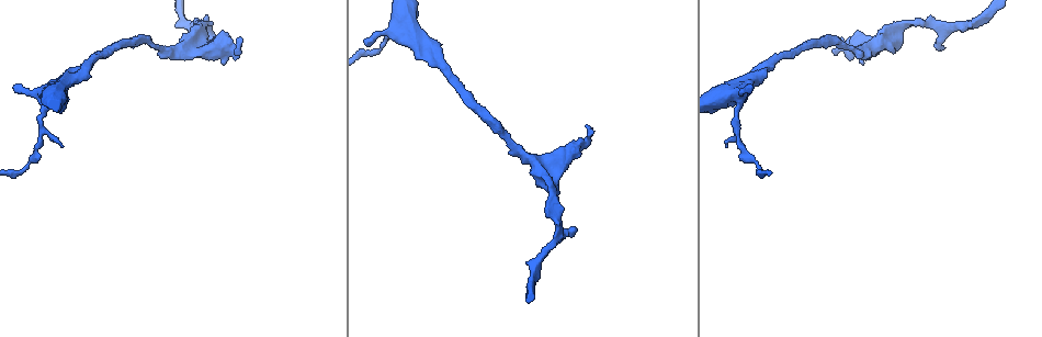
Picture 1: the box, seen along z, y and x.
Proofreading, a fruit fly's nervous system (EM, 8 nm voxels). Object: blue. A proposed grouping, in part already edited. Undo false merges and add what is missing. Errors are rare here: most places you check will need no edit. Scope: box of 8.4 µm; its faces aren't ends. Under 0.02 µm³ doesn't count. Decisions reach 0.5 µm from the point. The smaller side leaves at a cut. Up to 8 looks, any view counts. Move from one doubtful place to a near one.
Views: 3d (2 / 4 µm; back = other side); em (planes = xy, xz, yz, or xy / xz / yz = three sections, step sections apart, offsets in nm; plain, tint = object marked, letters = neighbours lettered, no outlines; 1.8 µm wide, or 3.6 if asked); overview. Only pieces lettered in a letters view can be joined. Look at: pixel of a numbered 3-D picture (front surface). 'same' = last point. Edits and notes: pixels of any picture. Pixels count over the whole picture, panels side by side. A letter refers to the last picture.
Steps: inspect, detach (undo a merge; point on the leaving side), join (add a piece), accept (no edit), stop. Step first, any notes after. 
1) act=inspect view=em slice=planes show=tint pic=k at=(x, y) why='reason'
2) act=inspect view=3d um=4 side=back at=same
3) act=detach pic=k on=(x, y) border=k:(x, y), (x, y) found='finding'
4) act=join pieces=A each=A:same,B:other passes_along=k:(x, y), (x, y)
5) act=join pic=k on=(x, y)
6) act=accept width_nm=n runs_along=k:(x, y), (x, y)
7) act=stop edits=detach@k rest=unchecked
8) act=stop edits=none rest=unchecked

act=inspect view=em um=3.6 slice=planes show=letters pic=1 at=(575, 232) why='tapers out'

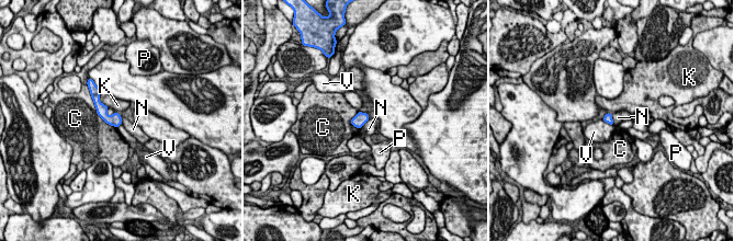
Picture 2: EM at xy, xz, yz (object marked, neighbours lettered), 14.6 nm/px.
act=accept longest_contact=C:600nm each=C:other,K:other,N:other,P:other,V:other found='no lettered piece goes on from it'

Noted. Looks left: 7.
act=inspect view=em slice=planes show=letters pic=1 at=(834, 52) why='an open end'

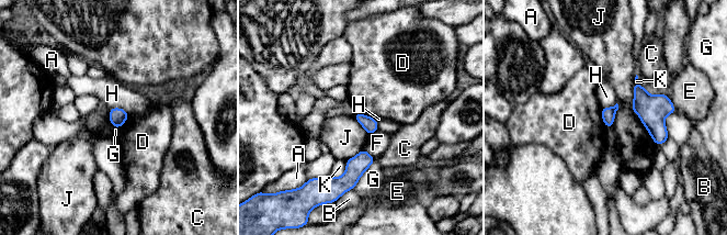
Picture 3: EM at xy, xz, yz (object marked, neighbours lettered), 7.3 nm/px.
act=accept each=A:other,B:other,C:other,D:other,E:other,F:other,G:other,H:other,J:other,K:other found='no lettered piece goes on from it'

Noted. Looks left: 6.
act=inspect view=em slice=planes show=letters pic=1 at=(158, 46) why='thin neck'

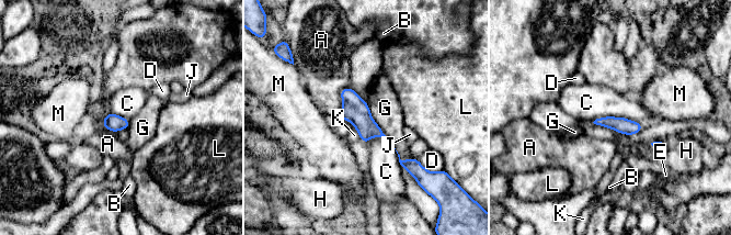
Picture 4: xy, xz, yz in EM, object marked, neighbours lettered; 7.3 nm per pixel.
act=accept longest_contact=G:500nm each=A:other,B:other,C:other,D:other,E:other,G:other,H:other,J:other,K:other,L:other,M:other runs_along=4:(598, 121), (638, 129) found='all the same neuron'

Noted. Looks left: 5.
act=stop edits=none rest=unchecked

